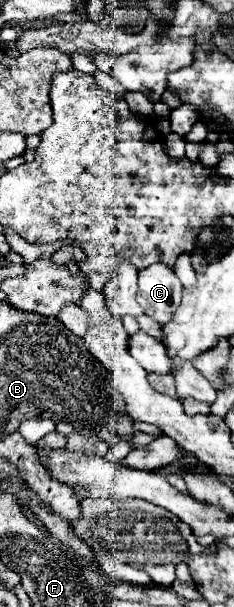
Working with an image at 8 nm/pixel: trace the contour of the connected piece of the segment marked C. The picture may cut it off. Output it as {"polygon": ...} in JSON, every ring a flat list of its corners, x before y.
{"polygon":[[152,264,146,270,142,270,138,274,138,294,136,294,138,304,144,308,144,314,154,318,160,324,168,324,172,314,176,312,176,308,180,306,182,300,182,284,176,278,176,274,164,266,164,264]]}

